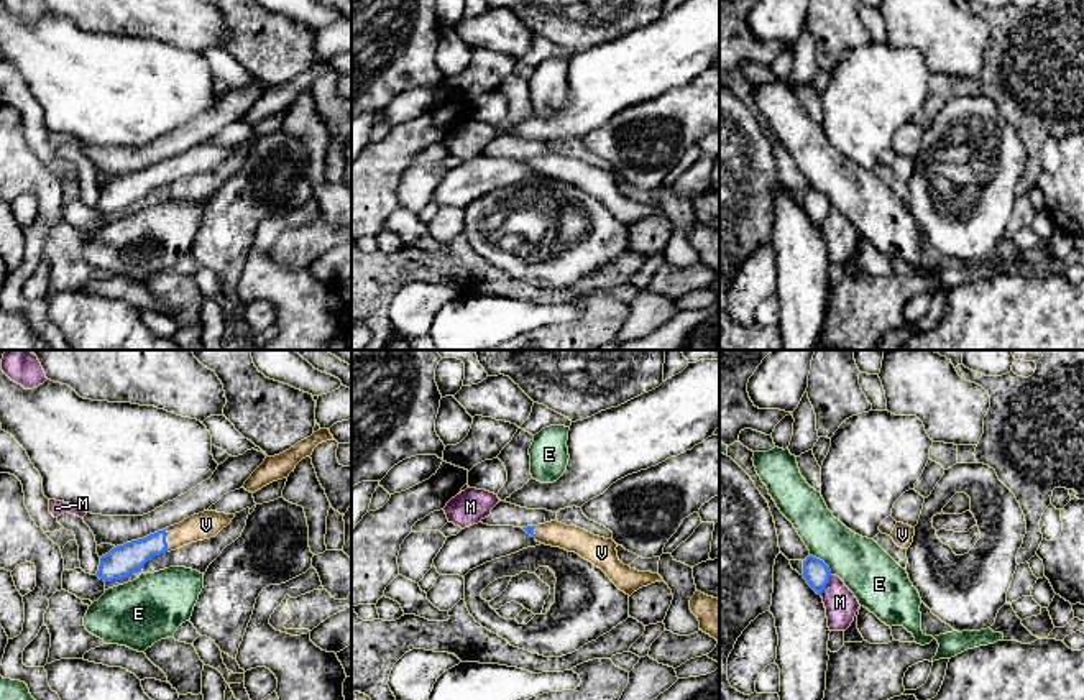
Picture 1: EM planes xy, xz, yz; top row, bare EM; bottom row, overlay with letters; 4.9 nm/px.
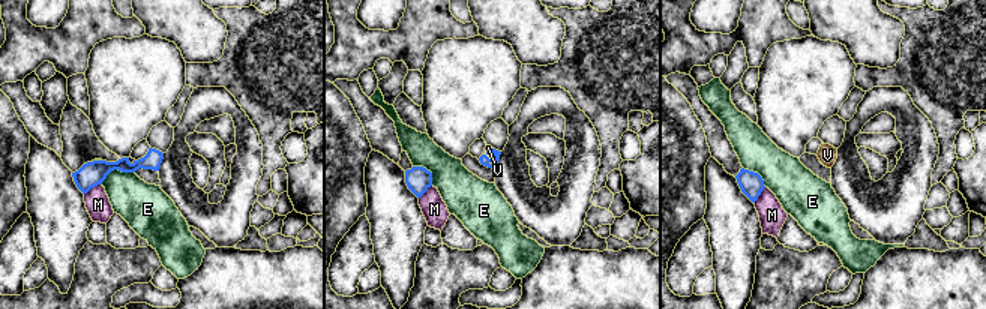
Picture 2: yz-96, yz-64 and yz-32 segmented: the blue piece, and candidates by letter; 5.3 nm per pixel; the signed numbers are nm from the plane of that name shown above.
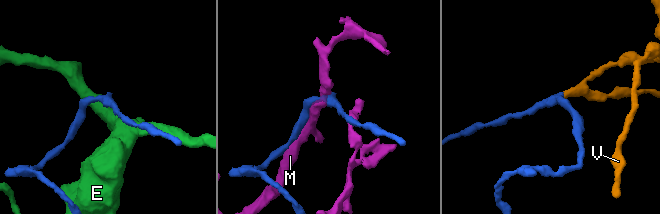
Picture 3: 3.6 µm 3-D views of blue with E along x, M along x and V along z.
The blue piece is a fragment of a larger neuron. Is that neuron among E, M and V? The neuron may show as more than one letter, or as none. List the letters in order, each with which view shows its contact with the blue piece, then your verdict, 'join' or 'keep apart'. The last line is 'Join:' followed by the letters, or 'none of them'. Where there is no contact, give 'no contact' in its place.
E: meets blue in yz; keep apart
M: meets blue in yz; keep apart
V: meets blue in xy; join
Join: V

